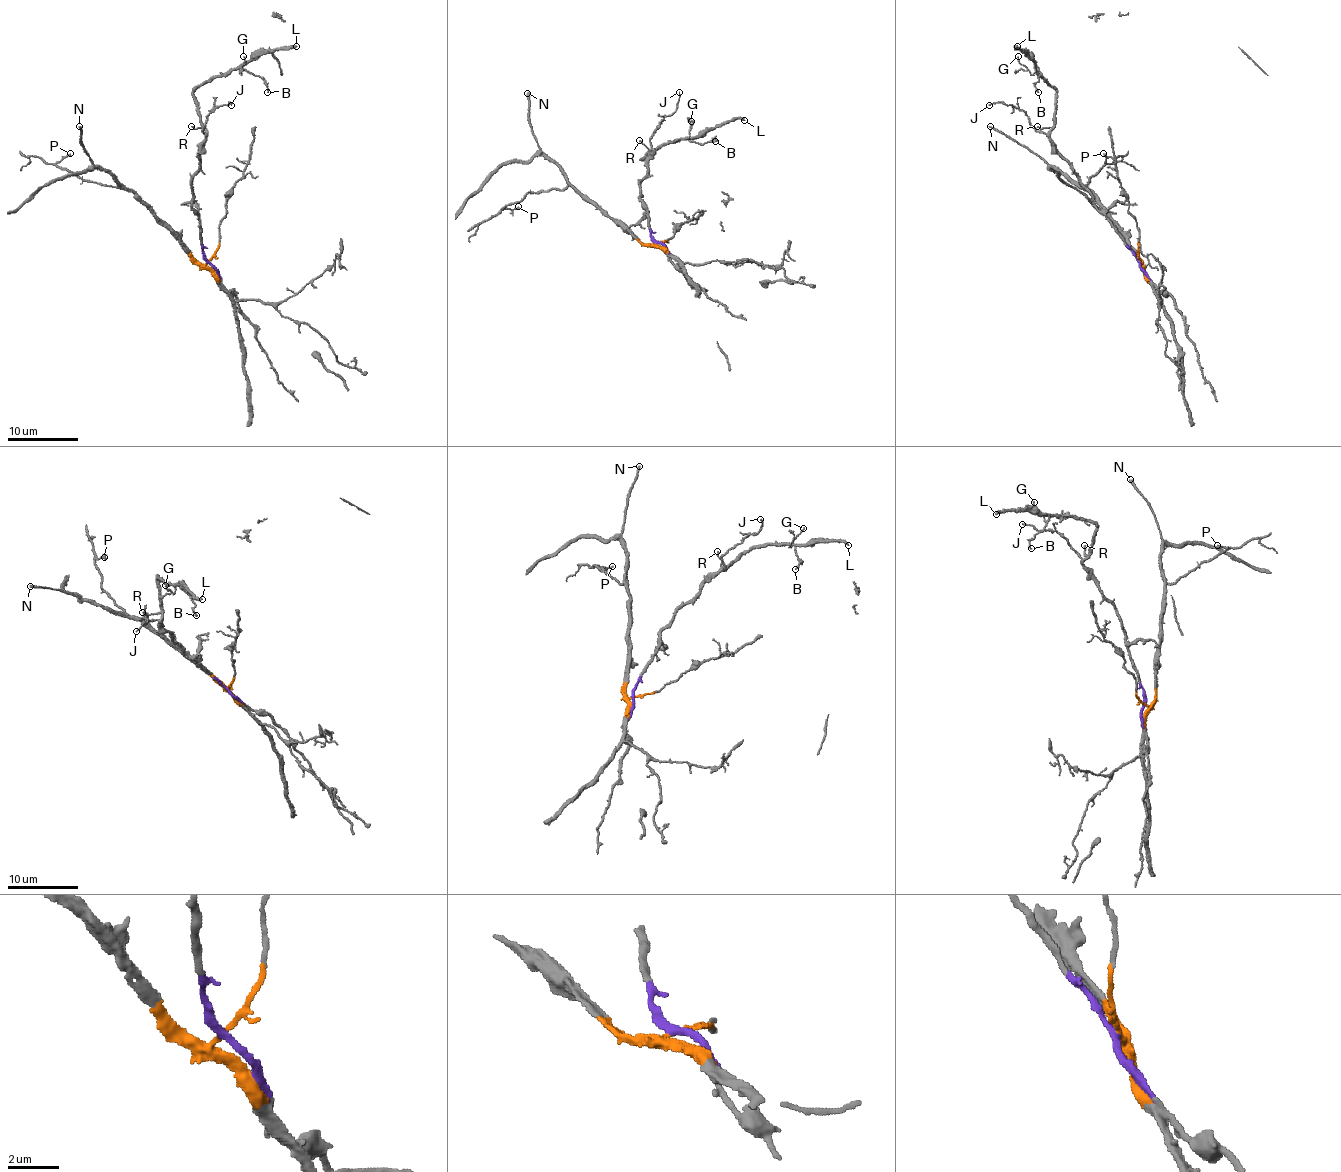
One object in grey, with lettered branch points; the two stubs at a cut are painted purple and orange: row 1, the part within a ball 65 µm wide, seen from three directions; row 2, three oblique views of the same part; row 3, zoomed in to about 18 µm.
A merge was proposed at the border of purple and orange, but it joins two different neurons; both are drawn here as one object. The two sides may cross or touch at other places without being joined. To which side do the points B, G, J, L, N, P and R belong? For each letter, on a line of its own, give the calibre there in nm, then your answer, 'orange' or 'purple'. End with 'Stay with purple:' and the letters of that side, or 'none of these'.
B: 150 nm | purple
G: 110 nm | purple
J: 130 nm | purple
L: 240 nm | purple
N: 200 nm | orange
P: 180 nm | orange
R: 120 nm | purple
Stay with purple: B, G, J, L, R

